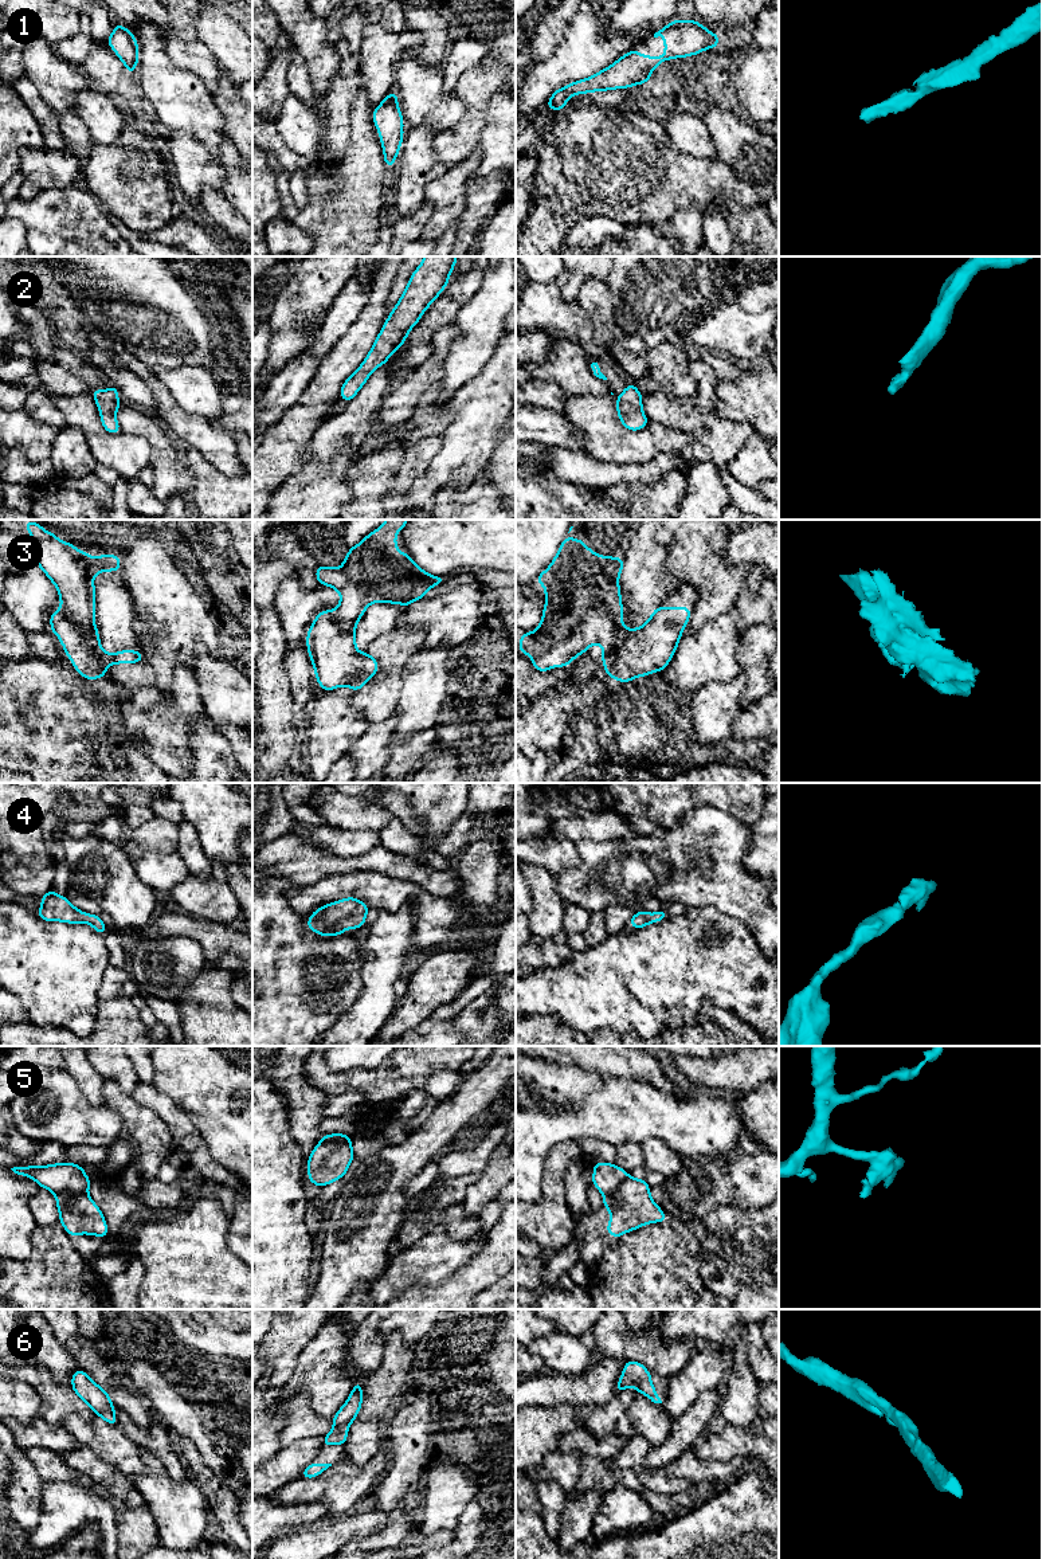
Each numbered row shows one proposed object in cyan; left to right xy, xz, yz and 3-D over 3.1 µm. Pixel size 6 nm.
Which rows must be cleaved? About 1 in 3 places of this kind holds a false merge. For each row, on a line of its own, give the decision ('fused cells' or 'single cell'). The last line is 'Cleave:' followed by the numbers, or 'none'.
1: single cell
2: single cell
3: fused cells
4: single cell
5: fused cells
6: single cell
Cleave: 3, 5

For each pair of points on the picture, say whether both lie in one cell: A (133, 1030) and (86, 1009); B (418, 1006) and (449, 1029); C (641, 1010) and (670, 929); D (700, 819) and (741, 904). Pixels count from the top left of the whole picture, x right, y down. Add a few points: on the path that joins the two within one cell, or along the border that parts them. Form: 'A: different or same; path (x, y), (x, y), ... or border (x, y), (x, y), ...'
A: different; border (98, 998), (91, 1031)
B: different; border (429, 1018), (407, 1031)
C: same; path (643, 990), (670, 963), (670, 950)
D: same; path (702, 841), (702, 865), (720, 882)

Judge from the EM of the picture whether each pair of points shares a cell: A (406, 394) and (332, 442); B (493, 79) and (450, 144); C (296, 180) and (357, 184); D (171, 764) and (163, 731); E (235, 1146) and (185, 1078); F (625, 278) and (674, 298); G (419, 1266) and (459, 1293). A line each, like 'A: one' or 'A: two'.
A: two
B: one
C: two
D: one
E: one
F: one
G: two

